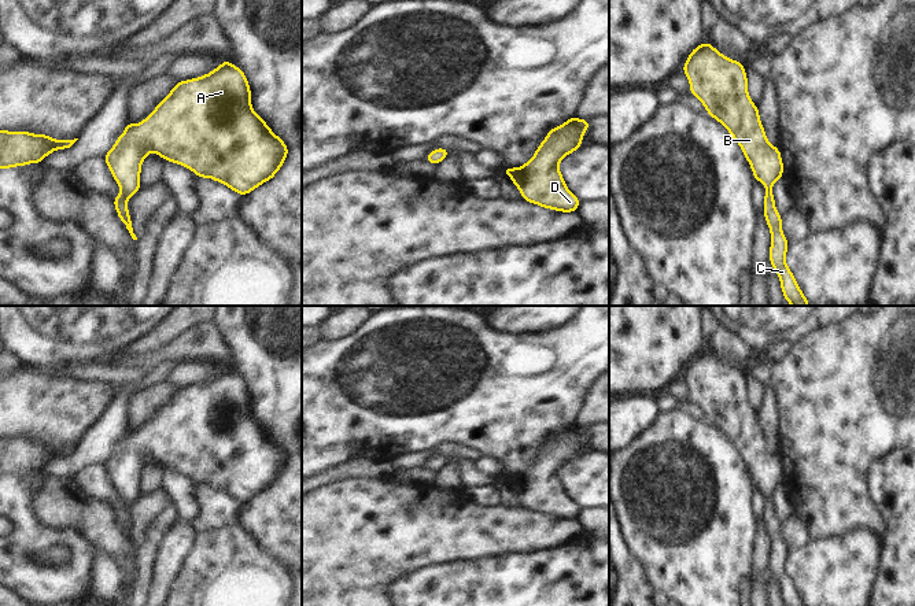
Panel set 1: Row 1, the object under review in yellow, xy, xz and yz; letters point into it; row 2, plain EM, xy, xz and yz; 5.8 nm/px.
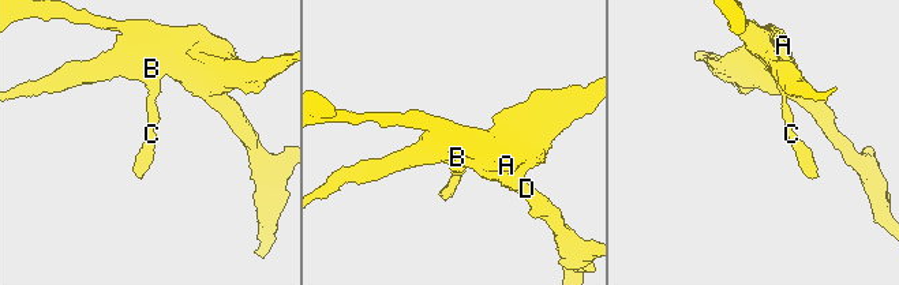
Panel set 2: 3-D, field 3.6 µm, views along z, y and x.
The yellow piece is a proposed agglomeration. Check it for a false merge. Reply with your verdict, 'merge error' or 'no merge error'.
no merge error

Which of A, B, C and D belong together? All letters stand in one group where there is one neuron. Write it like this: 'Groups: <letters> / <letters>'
Groups: A B C D.

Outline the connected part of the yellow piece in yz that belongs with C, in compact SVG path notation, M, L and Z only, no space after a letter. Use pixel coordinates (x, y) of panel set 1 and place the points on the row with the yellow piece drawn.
M705 41L690 52L682 70L690 82L690 93L704 104L706 114L719 121L730 132L731 137L742 148L742 154L752 167L753 178L765 186L763 213L771 232L770 263L781 280L781 291L785 300L792 306L809 306L792 270L786 266L789 241L782 232L782 217L775 208L775 197L772 195L774 182L783 175L781 151L768 143L759 117L759 107L753 104L748 95L745 67L741 62L724 56L709 41Z

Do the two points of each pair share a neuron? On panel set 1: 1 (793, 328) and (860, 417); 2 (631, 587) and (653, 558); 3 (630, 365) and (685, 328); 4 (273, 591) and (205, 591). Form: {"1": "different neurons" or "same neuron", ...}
{"1": "different neurons", "2": "different neurons", "3": "same neuron", "4": "same neuron"}

